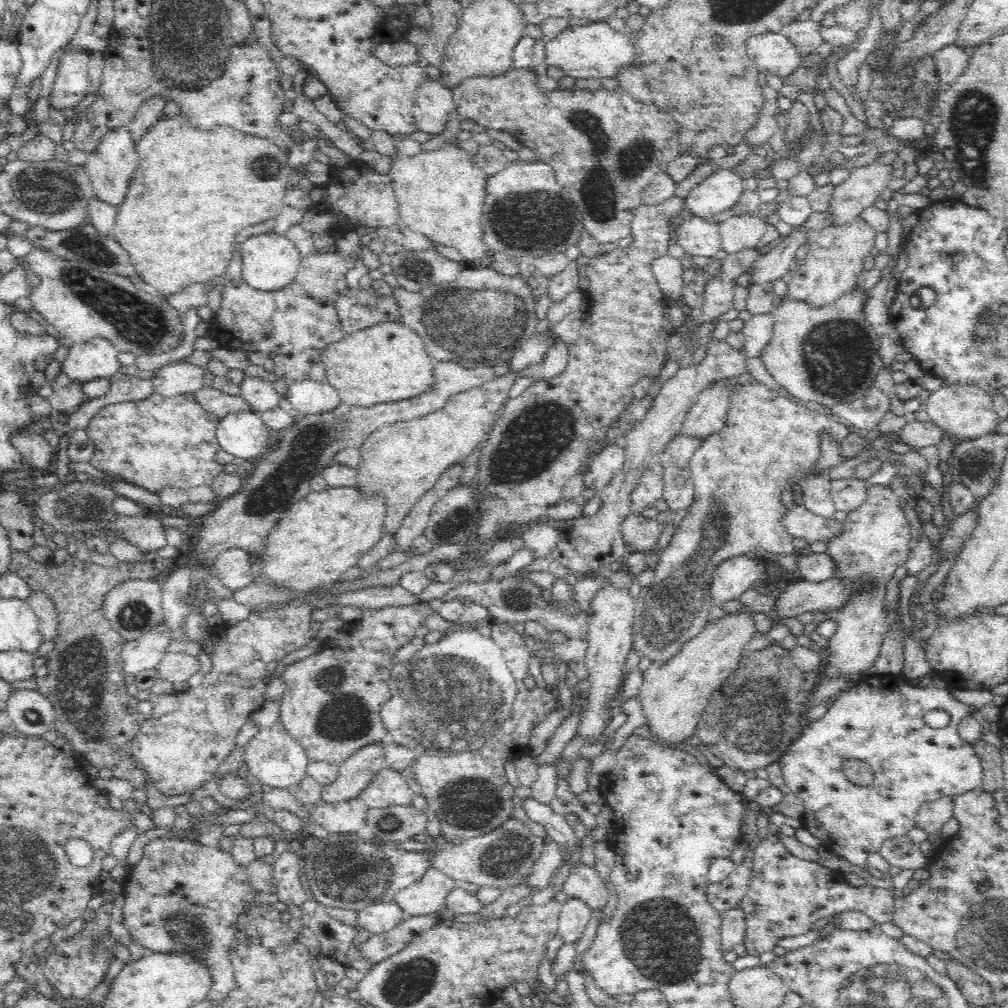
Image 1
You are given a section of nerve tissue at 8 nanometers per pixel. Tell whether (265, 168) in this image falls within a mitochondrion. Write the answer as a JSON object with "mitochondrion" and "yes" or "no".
{"mitochondrion":"yes"}

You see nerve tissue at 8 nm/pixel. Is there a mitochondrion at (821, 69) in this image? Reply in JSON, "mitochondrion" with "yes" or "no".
{"mitochondrion":"no"}

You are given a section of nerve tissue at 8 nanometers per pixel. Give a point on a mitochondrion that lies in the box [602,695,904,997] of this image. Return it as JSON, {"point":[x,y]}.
{"point":[661,938]}

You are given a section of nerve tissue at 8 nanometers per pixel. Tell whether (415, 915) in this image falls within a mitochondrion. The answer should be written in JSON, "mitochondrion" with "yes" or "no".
{"mitochondrion":"no"}

